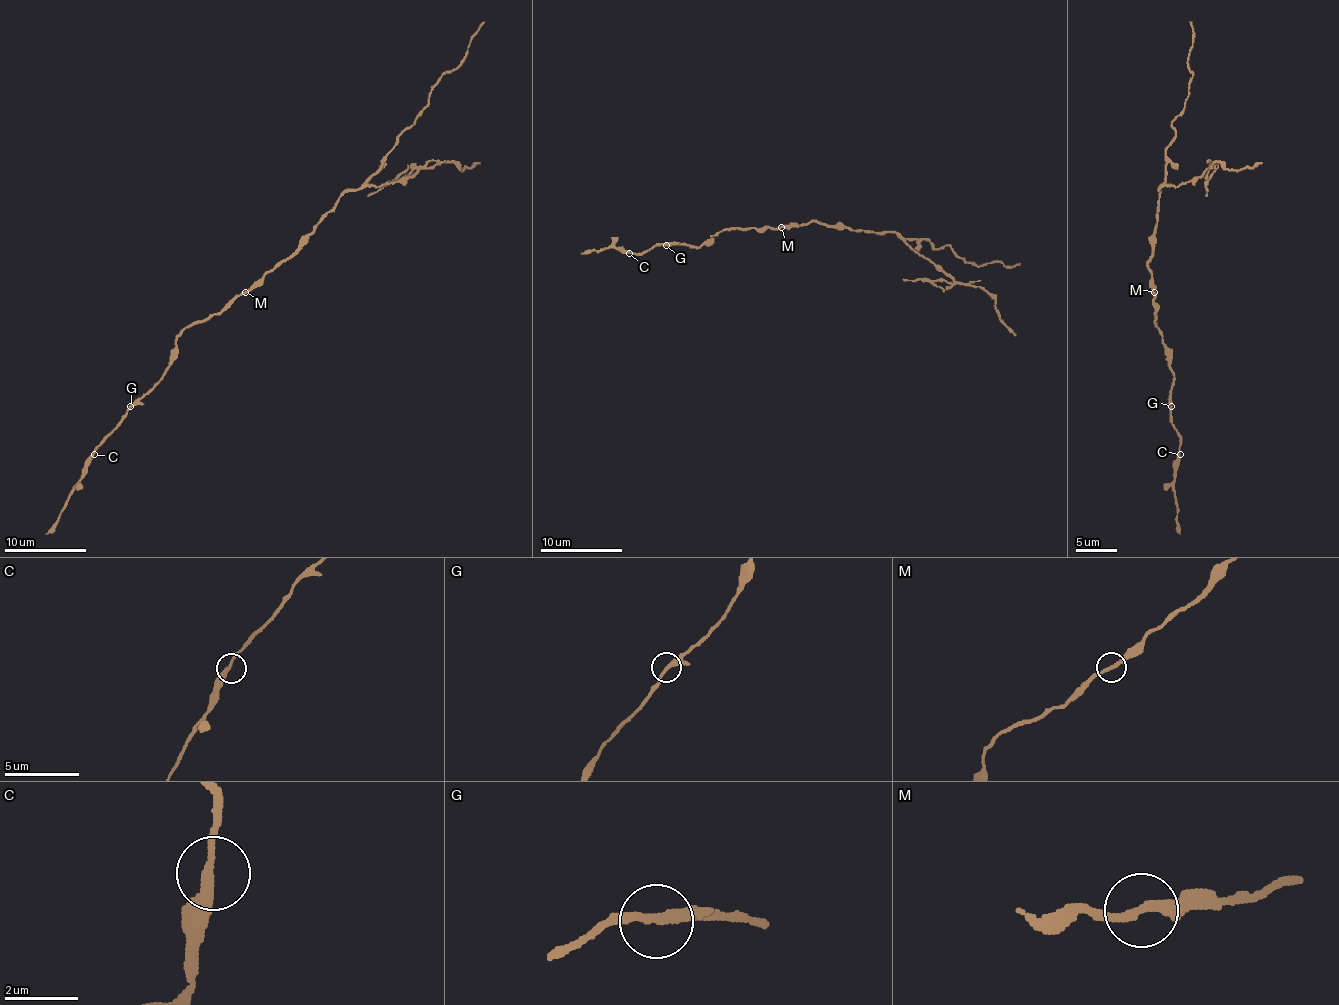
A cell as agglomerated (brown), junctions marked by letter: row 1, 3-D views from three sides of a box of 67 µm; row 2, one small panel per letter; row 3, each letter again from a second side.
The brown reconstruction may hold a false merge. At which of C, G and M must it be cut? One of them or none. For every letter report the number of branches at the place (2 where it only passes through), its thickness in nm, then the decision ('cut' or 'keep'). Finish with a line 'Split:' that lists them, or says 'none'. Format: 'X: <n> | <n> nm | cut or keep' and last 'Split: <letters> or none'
C: 2 | 260 nm | keep
G: 2 | 260 nm | keep
M: 2 | 240 nm | cut
Split: M

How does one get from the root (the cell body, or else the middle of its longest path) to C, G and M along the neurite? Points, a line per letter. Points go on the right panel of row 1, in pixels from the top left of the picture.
C: (1153, 277), (1155, 326), (1165, 348), (1167, 365), (1173, 373), (1171, 426), (1180, 438), (1180, 454)
G: (1153, 277), (1155, 326), (1165, 348), (1167, 365), (1173, 373), (1171, 406)
M: (1153, 277), (1153, 291)

